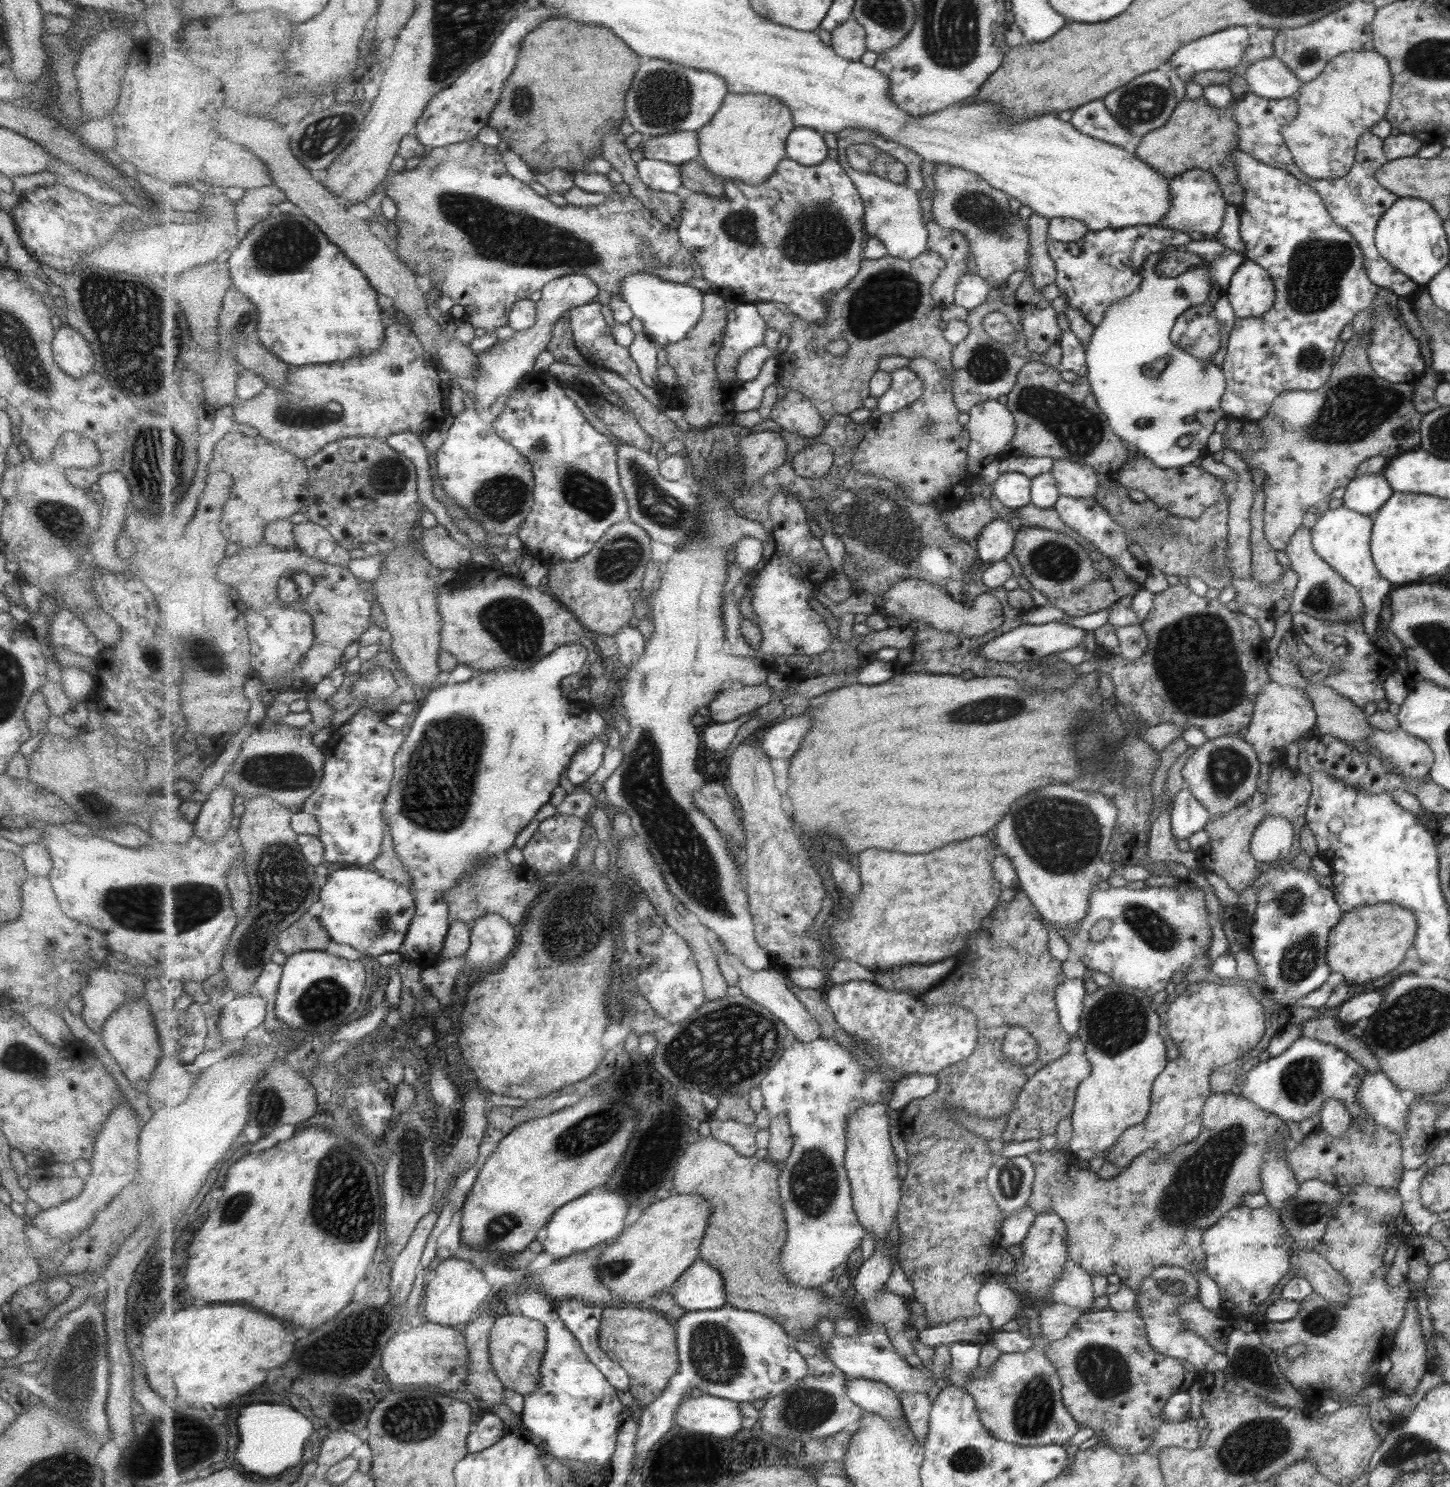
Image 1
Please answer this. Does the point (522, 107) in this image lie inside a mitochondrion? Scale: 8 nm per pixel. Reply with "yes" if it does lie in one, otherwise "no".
yes

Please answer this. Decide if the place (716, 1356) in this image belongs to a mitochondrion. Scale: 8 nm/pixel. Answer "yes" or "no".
yes

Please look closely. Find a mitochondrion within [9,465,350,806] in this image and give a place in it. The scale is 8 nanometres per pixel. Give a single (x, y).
(280, 771)

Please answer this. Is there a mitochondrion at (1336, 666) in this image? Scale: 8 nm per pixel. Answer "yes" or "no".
yes

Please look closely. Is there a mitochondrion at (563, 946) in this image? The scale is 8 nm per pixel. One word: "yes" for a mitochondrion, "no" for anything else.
yes

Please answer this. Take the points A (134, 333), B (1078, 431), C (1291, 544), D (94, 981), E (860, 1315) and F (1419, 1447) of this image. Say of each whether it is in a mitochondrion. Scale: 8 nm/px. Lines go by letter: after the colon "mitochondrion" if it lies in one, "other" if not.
A: mitochondrion
B: mitochondrion
C: other
D: other
E: other
F: other

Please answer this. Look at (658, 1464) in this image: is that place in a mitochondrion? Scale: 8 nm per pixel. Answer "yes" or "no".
no

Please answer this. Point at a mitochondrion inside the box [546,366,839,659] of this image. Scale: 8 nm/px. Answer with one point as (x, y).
(653, 502)

